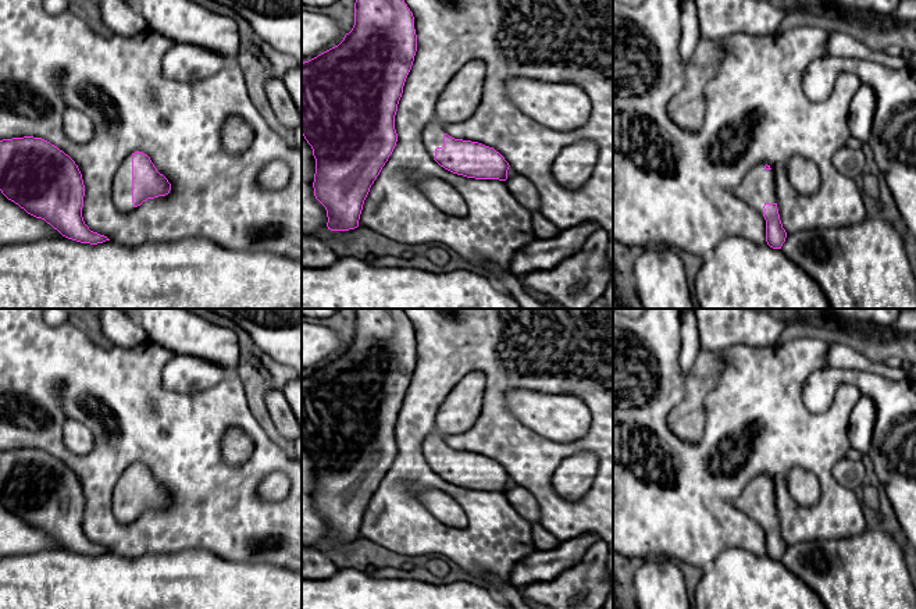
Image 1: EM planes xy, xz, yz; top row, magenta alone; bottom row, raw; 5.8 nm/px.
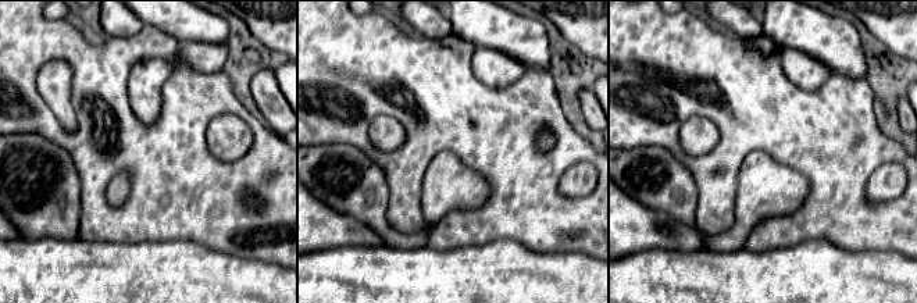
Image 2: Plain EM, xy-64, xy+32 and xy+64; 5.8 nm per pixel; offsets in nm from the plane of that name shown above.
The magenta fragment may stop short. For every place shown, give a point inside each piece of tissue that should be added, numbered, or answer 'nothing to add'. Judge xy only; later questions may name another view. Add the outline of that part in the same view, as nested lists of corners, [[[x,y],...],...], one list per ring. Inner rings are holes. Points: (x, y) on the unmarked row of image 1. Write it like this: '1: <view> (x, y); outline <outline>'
1: xy (121, 502); outline [[[129,466],[113,491],[111,508],[114,517],[121,524],[129,524],[133,520],[132,514],[132,466]]]

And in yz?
1: yz (758, 498); outline [[[766,476],[755,477],[735,499],[735,506],[763,526],[766,514],[777,514],[773,482]]]

